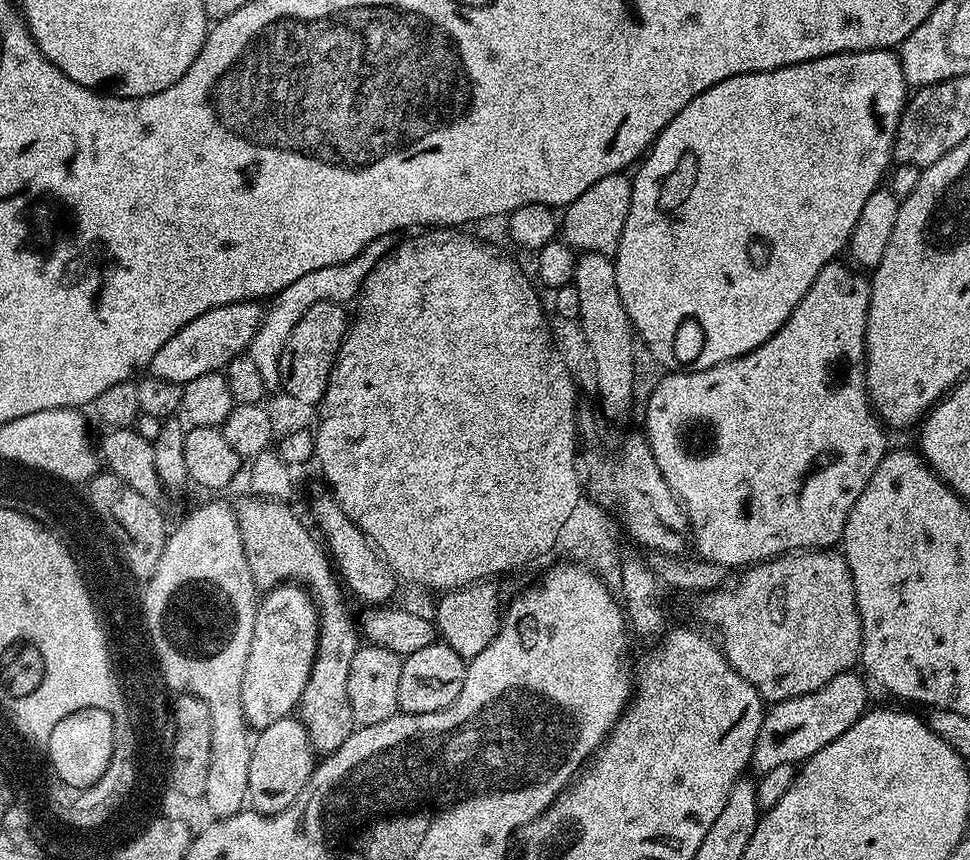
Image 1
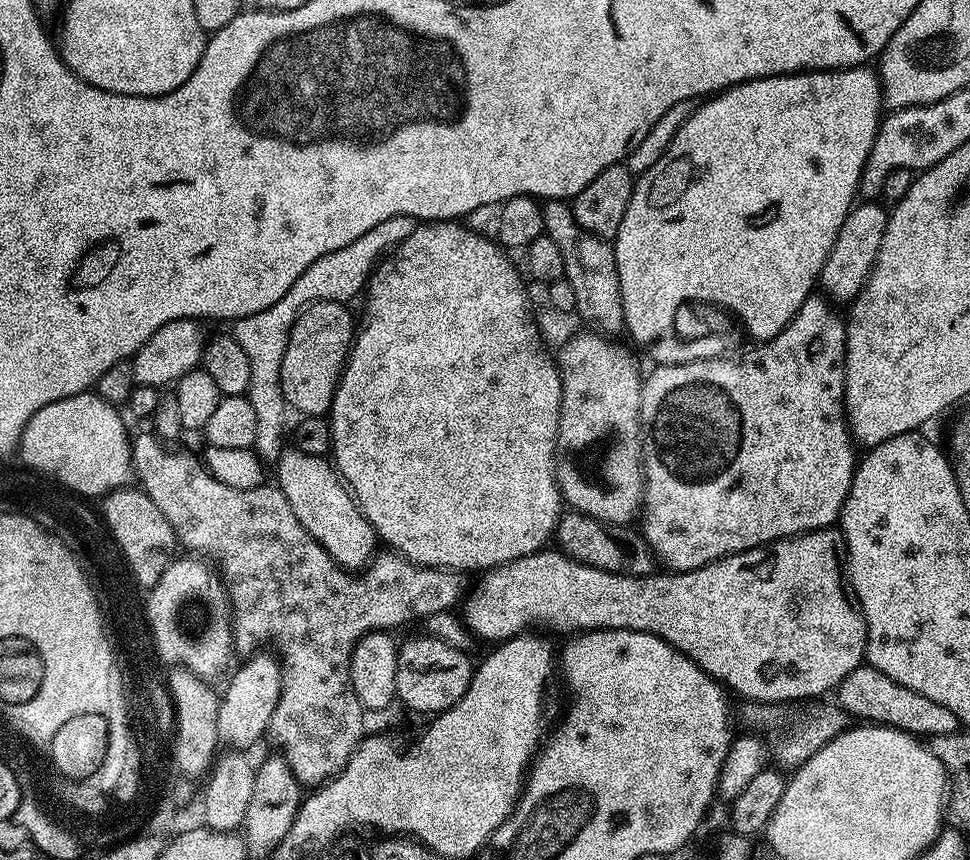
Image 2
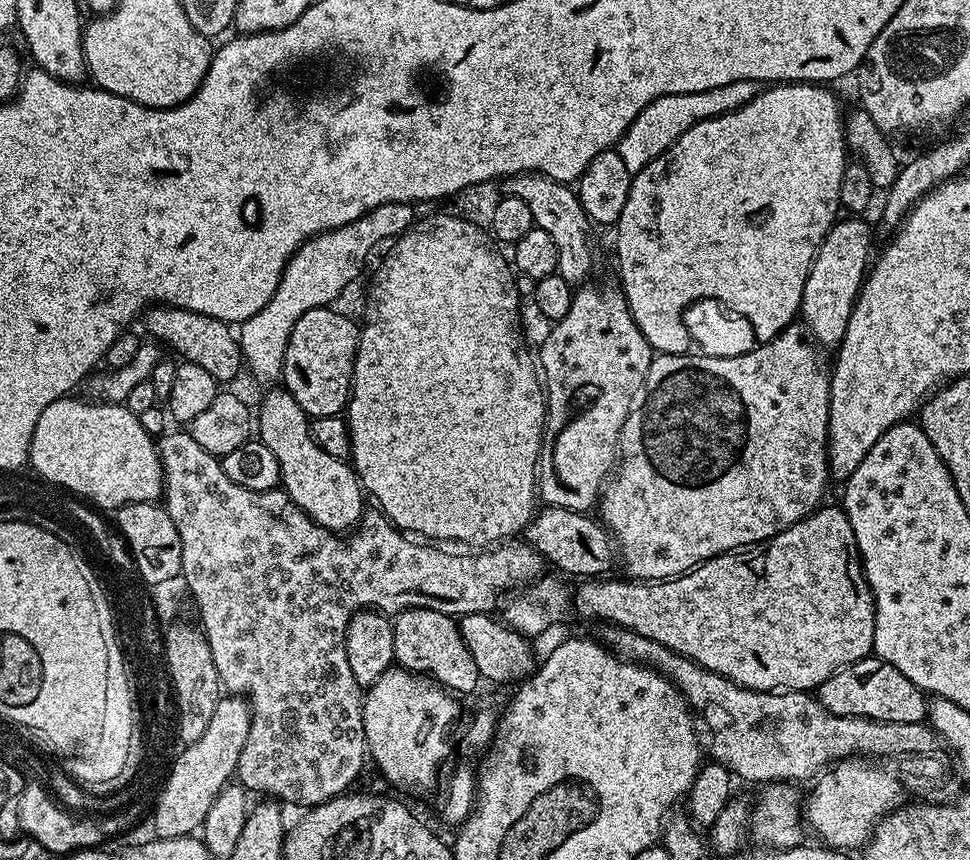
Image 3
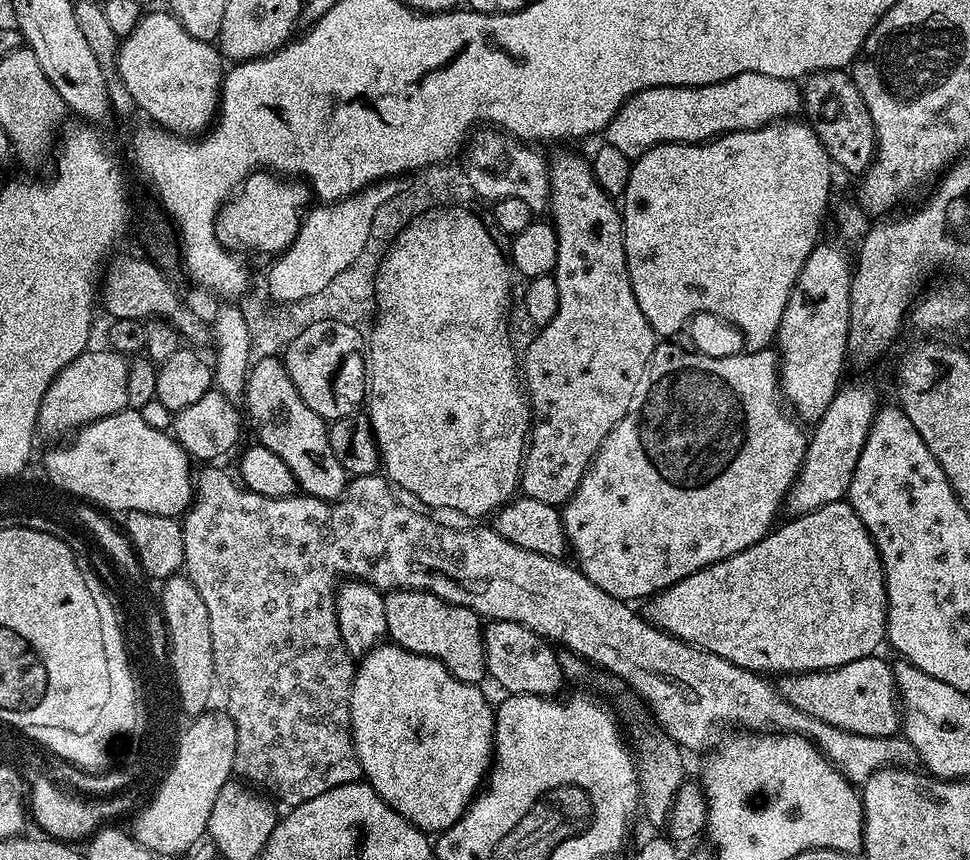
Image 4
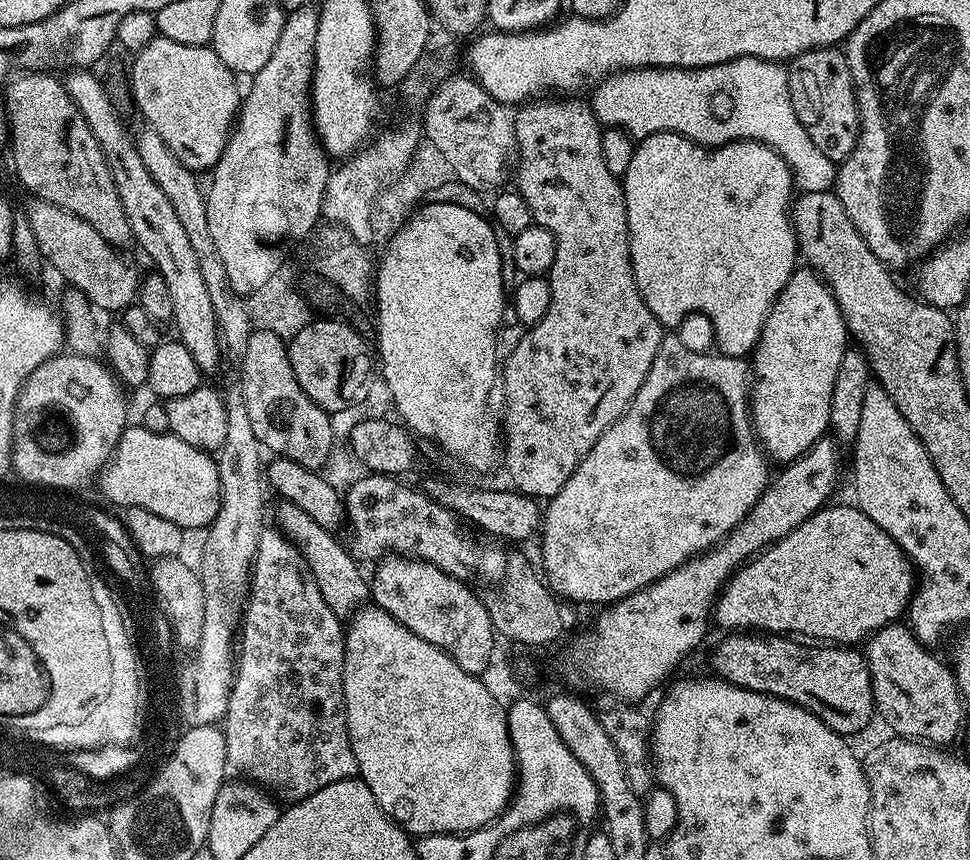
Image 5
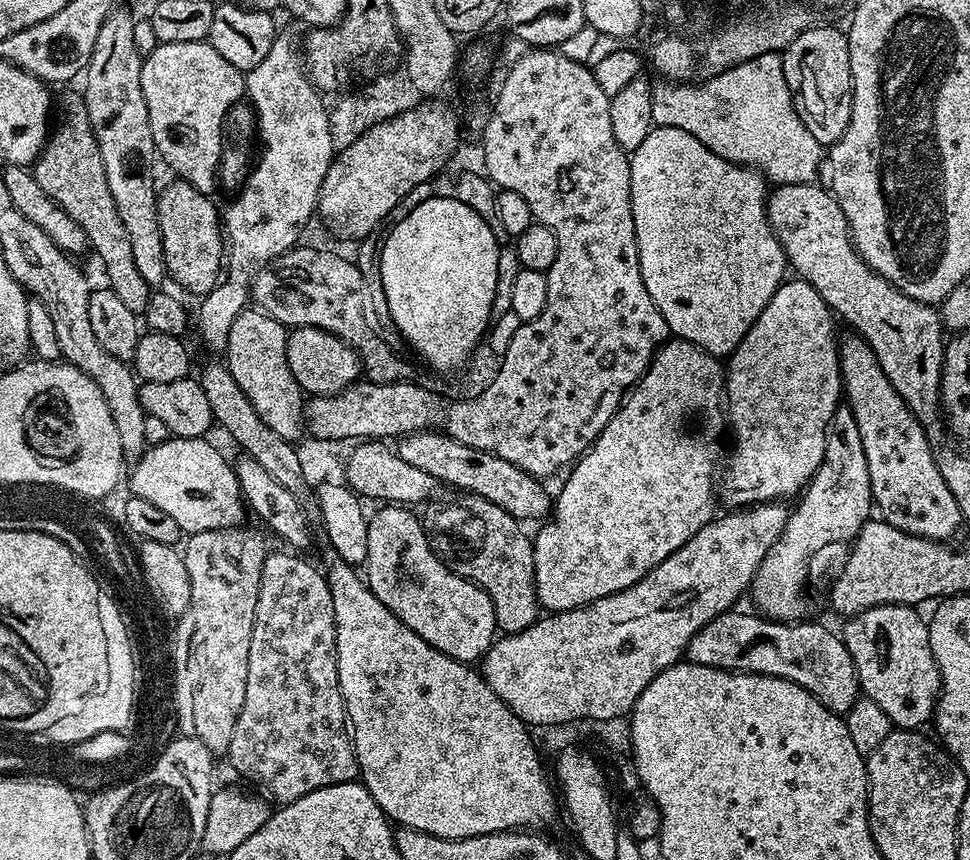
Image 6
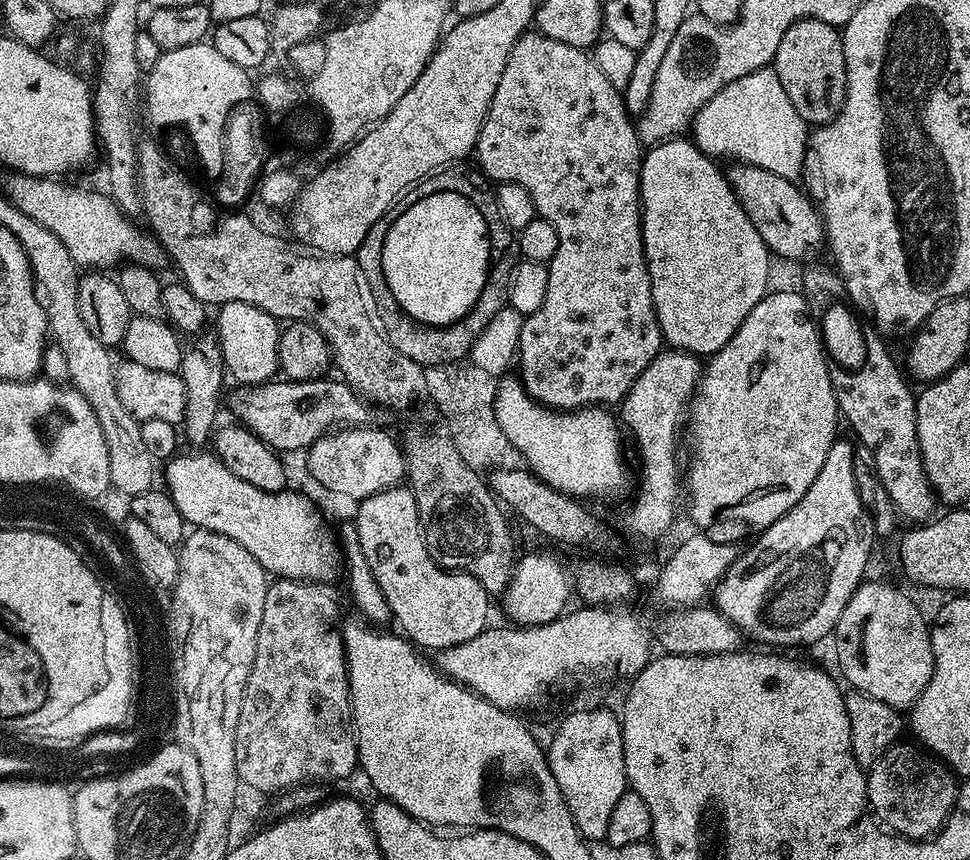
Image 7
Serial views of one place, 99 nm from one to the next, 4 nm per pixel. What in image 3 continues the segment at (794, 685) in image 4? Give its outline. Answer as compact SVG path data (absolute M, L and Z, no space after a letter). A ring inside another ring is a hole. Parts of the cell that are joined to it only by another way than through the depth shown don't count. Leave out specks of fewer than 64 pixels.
M874 654L838 670L818 689L818 699L830 714L842 714L854 718L870 718L882 722L921 722L927 717L929 701L926 693L906 674L894 670L890 662L882 662Z

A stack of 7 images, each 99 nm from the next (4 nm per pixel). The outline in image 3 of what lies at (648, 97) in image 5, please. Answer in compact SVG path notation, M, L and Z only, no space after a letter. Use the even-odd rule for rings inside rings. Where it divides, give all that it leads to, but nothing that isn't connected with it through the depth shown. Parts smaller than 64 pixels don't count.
M739 80L726 86L714 86L714 90L698 90L690 94L670 94L654 98L654 102L650 102L650 106L646 106L646 110L642 110L642 114L638 114L634 122L630 122L614 150L622 158L626 170L634 174L640 172L646 166L650 166L654 158L658 158L670 146L674 146L674 142L678 142L678 138L682 138L682 134L686 134L690 126L740 108L753 100L757 91L757 81Z

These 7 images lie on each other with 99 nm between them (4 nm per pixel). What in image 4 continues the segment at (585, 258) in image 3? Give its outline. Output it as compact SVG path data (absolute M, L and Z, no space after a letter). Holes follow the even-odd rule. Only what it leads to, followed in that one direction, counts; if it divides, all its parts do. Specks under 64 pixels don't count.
M477 131L467 145L467 185L473 189L479 199L488 200L487 202L495 202L502 198L519 198L521 202L526 202L526 206L530 206L533 214L547 213L552 199L550 174L548 173L549 161L547 159L543 160L532 149L535 147L517 140L515 136L507 132L488 131L492 132Z

